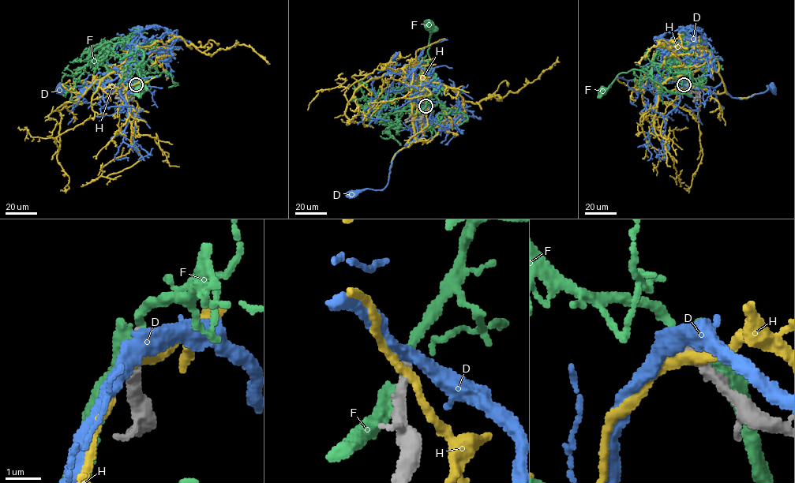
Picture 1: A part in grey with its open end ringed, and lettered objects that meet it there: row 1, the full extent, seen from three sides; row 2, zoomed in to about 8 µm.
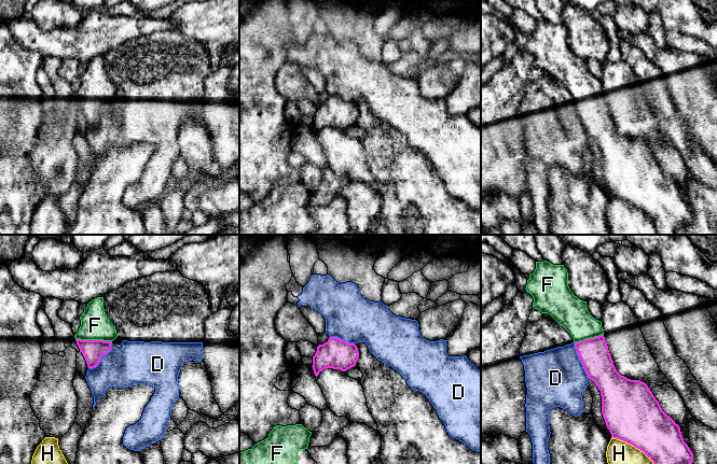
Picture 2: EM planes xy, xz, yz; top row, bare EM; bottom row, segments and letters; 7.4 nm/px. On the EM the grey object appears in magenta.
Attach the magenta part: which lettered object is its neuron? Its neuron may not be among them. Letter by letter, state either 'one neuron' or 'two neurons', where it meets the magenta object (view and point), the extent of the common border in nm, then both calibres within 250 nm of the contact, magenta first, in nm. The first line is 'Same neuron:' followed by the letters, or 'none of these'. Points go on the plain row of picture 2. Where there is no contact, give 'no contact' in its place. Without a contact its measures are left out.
Same neuron: F
D: two neurons; meets magenta in yz at (580, 118); contact 300 nm long; 220 nm thick on the magenta side, 440 nm on the other
F: one neuron; meets magenta in xy at (94, 99); contact 280 nm long; 160 nm thick on the magenta side, 220 nm on the other
H: two neurons; meets magenta in yz at (638, 207); contact 460 nm long; 400 nm thick on the magenta side, 340 nm on the other

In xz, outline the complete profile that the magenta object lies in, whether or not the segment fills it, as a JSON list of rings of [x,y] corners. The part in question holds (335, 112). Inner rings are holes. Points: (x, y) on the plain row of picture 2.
[[[329,96],[327,101],[317,106],[312,126],[316,136],[326,127],[346,130],[356,125],[358,116],[359,110],[355,102]]]

